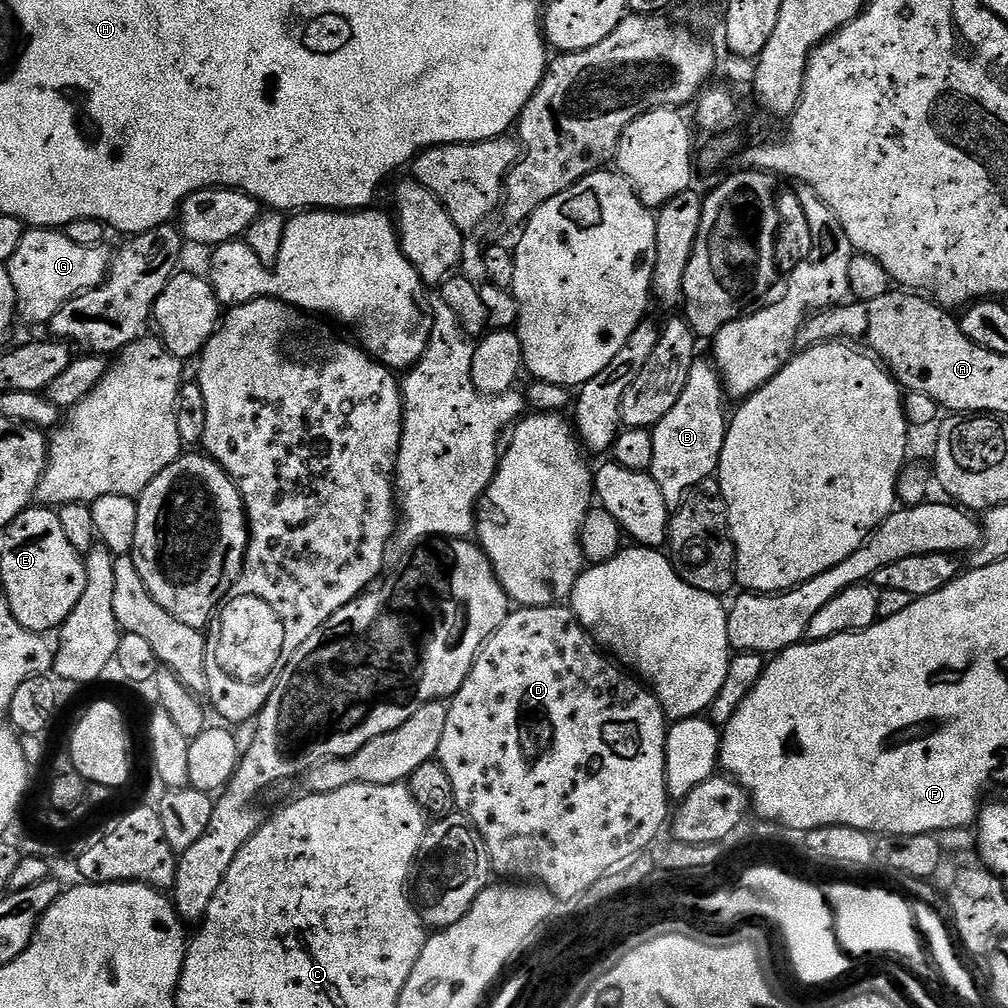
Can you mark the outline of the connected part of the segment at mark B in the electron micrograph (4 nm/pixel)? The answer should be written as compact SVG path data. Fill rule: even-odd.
M697 358L694 366L690 366L690 378L686 378L686 390L674 402L674 407L666 418L662 418L656 427L651 429L654 438L654 462L650 474L654 482L658 482L658 490L662 490L662 498L666 498L666 506L675 510L678 505L688 497L688 493L698 486L698 482L713 479L720 467L720 455L724 445L724 433L726 431L726 412L724 416L724 383L720 381L720 373L715 364L708 358Z

